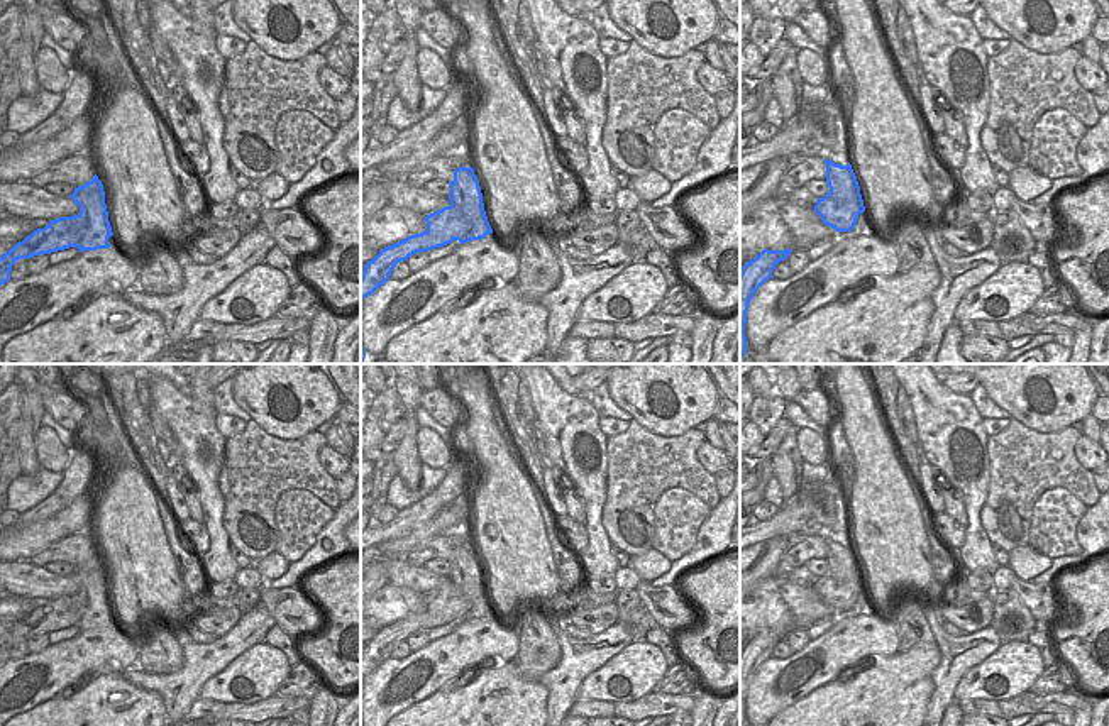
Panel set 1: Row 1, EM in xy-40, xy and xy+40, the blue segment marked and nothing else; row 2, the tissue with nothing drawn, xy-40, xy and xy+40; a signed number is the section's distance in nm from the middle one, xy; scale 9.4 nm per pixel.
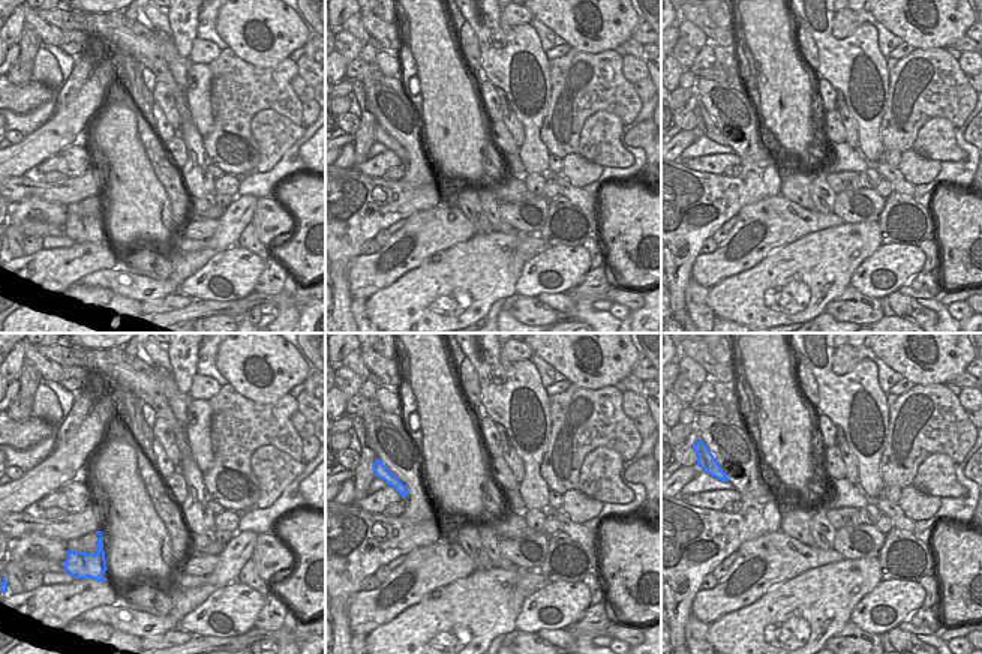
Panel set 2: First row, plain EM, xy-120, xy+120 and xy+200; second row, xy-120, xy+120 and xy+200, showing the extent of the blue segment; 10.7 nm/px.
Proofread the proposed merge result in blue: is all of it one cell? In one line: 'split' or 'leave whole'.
split

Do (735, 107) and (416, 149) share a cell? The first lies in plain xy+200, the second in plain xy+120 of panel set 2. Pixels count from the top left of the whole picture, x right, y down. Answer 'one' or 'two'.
one

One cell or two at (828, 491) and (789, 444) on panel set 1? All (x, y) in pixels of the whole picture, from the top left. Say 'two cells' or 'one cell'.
two cells

